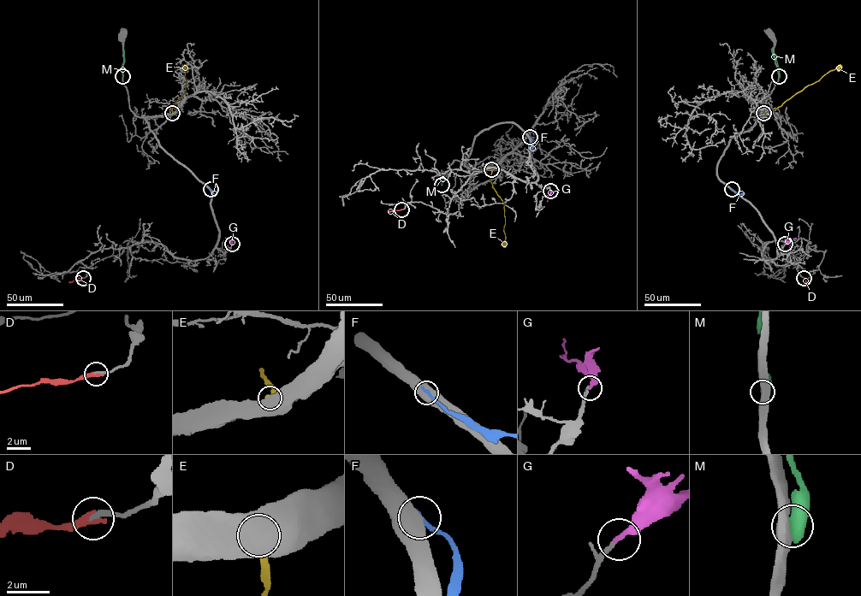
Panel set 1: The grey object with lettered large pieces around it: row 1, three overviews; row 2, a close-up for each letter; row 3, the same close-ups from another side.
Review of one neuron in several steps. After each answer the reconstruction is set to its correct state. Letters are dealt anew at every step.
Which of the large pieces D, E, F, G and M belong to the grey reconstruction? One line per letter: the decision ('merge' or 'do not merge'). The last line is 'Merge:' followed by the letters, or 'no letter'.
D: merge
E: do not merge
F: do not merge
G: do not merge
M: do not merge
Merge: D

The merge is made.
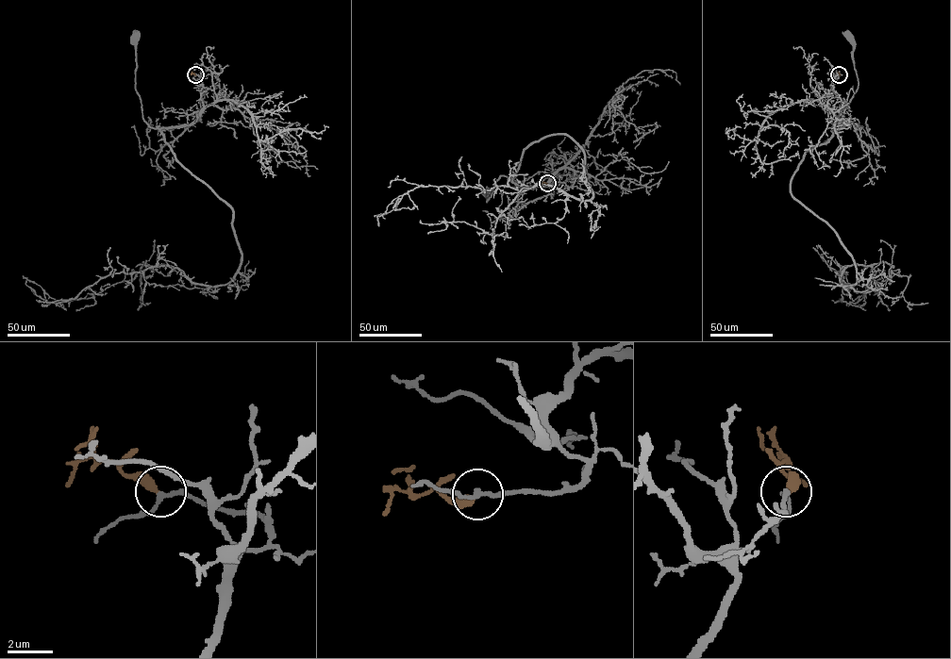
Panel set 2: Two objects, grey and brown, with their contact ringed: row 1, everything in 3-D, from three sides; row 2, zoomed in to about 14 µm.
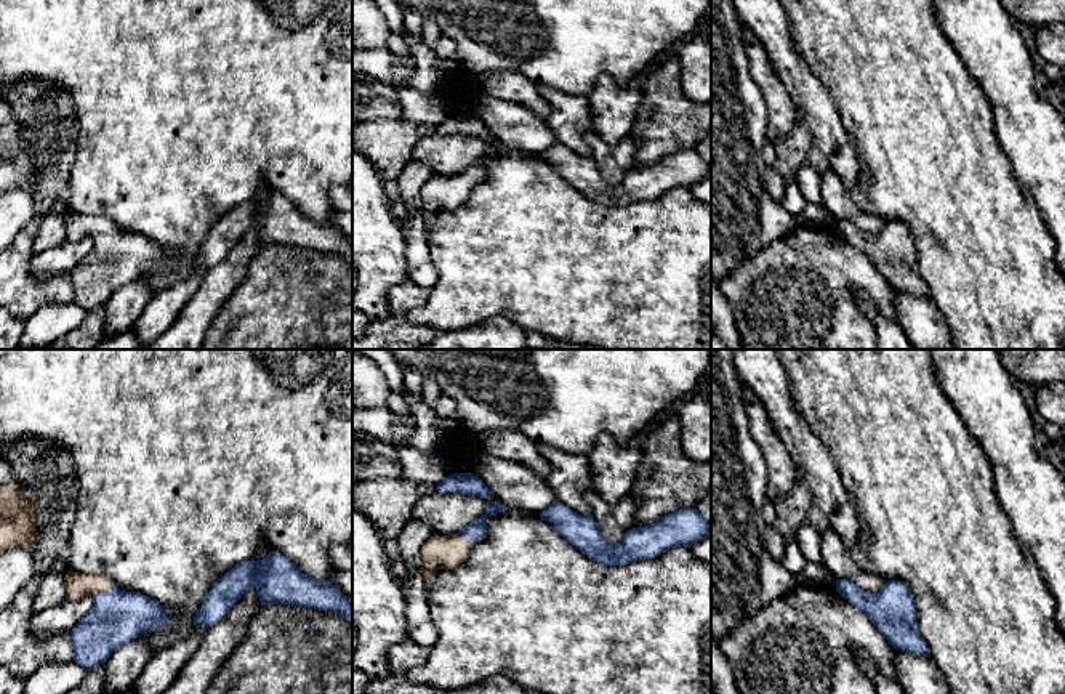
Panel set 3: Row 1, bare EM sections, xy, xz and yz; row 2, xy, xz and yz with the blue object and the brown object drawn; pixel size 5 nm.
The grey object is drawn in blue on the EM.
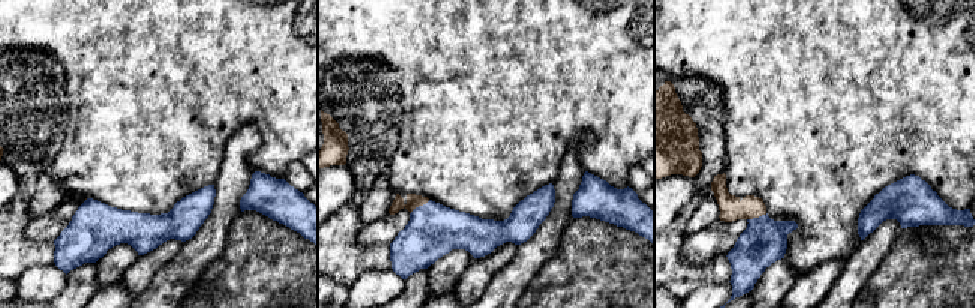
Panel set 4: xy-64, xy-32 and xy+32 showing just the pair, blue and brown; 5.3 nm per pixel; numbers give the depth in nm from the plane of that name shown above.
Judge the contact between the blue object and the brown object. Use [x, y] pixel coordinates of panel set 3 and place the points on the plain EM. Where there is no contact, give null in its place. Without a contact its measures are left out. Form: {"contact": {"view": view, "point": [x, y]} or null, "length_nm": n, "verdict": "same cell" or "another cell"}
{"contact": {"view": "xy", "point": [103, 233]}, "length_nm": 130, "verdict": "same cell"}

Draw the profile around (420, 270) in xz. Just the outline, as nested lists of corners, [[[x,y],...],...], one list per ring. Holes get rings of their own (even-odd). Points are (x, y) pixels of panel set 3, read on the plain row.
[[[410,160],[397,178],[394,196],[404,200],[408,220],[402,223],[405,240],[407,280],[431,290],[439,272],[431,260],[426,221],[421,215],[421,188],[434,176],[434,171],[416,160]]]

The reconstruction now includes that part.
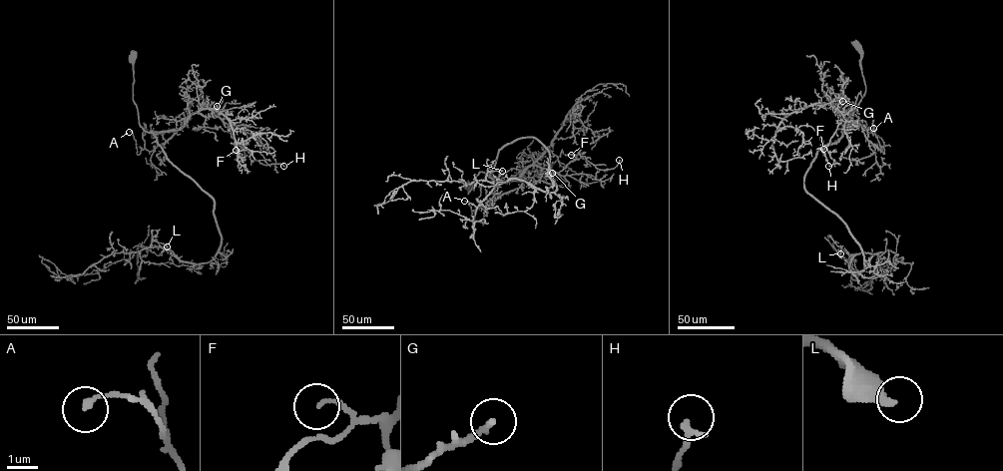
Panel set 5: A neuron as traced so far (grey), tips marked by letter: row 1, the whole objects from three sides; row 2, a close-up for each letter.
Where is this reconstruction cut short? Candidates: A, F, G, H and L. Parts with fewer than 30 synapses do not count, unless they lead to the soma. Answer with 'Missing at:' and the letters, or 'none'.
Missing at: none

